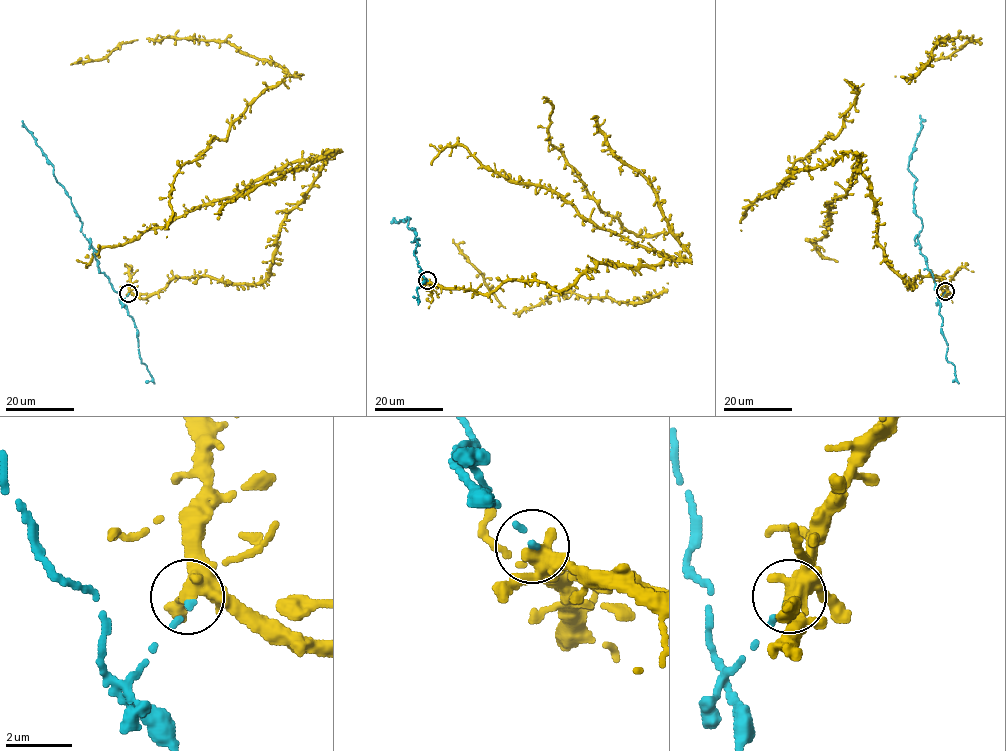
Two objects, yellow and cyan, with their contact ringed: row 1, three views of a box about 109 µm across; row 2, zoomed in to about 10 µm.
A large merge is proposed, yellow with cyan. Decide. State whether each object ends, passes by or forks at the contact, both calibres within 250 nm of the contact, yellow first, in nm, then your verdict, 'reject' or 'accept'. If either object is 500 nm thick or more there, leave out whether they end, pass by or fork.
yellow forks; cyan ends; calibres 320 and 140 nm; reject

